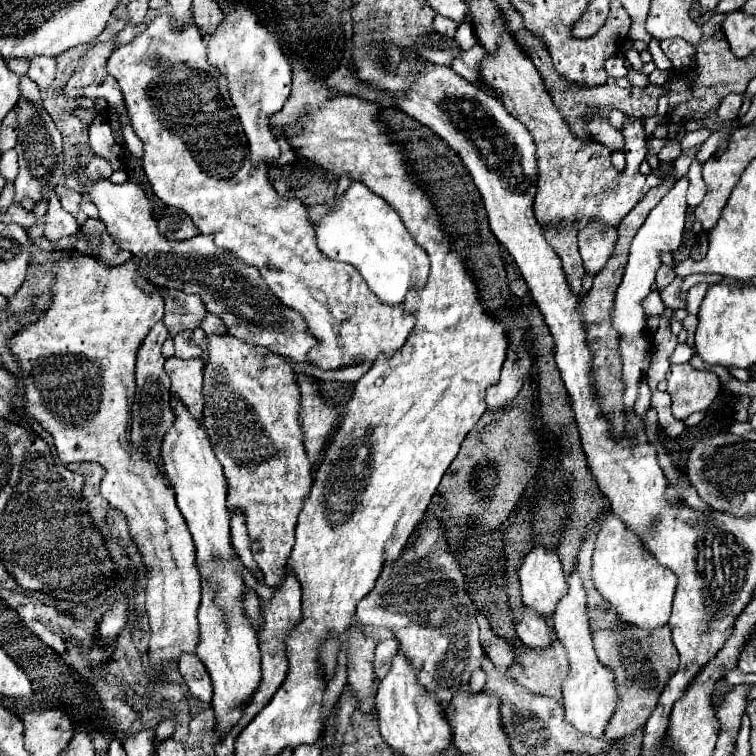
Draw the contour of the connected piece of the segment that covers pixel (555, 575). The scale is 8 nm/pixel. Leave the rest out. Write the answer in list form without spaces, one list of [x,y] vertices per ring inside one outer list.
[[[533,547],[519,569],[521,595],[525,607],[531,607],[543,617],[551,617],[559,599],[567,591],[567,581],[555,551]]]

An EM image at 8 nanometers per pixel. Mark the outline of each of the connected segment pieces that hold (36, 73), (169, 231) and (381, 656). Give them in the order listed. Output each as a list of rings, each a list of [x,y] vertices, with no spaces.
[[[43,57],[43,59],[29,59],[29,77],[43,89],[49,87],[55,79],[57,67],[55,67],[55,59]]]
[[[167,207],[165,215],[159,219],[159,231],[167,239],[185,241],[199,235],[199,229],[193,225],[191,217],[183,213],[179,207]]]
[[[385,639],[385,641],[377,643],[377,649],[375,649],[375,665],[391,663],[397,651],[399,651],[399,641],[397,639]]]

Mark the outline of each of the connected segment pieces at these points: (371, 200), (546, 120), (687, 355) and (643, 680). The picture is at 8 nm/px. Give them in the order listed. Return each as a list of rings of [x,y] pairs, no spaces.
[[[353,183],[341,201],[337,205],[331,203],[331,207],[333,211],[315,229],[317,245],[329,259],[353,265],[383,303],[401,305],[413,285],[423,287],[429,275],[427,253],[415,243],[401,215],[383,197],[375,195],[363,183]]]
[[[503,33],[499,41],[497,55],[487,55],[481,63],[481,77],[485,85],[499,93],[499,99],[507,111],[519,119],[531,131],[537,143],[539,159],[539,187],[535,197],[535,217],[539,223],[555,227],[561,225],[567,229],[583,229],[587,223],[605,223],[617,227],[621,219],[639,203],[639,199],[655,185],[661,183],[657,175],[641,175],[639,165],[646,157],[646,136],[641,119],[625,117],[623,135],[626,154],[625,171],[615,171],[611,164],[611,151],[601,143],[583,143],[579,141],[559,109],[555,107],[551,95],[547,93],[543,79],[539,77],[535,65],[529,57],[513,43],[509,33]]]
[[[679,343],[671,355],[671,363],[687,363],[693,357],[693,349],[687,343]]]
[[[601,519],[591,523],[591,531],[587,535],[587,543],[583,543],[577,561],[577,573],[583,579],[587,591],[587,607],[589,607],[589,623],[593,629],[593,643],[599,661],[615,673],[615,683],[619,691],[619,707],[607,725],[605,739],[615,741],[621,735],[633,735],[639,727],[645,727],[653,709],[659,703],[659,695],[665,689],[671,675],[679,669],[679,655],[671,641],[669,627],[659,627],[659,631],[639,631],[639,627],[623,627],[619,617],[611,613],[611,607],[603,603],[603,597],[595,591],[591,583],[591,555],[595,549],[595,535],[601,527]]]

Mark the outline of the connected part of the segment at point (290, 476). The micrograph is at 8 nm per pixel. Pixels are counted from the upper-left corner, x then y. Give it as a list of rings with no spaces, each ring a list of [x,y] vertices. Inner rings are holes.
[[[207,335],[205,347],[205,383],[203,383],[203,427],[209,433],[211,447],[225,469],[225,477],[229,483],[229,507],[241,507],[247,519],[247,529],[251,537],[251,551],[265,575],[265,585],[275,587],[281,583],[287,561],[295,543],[295,525],[297,515],[303,509],[305,497],[311,491],[313,477],[311,465],[303,447],[303,431],[299,423],[299,389],[295,387],[291,365],[279,357],[269,353],[265,347],[255,347],[235,339],[233,335]]]

